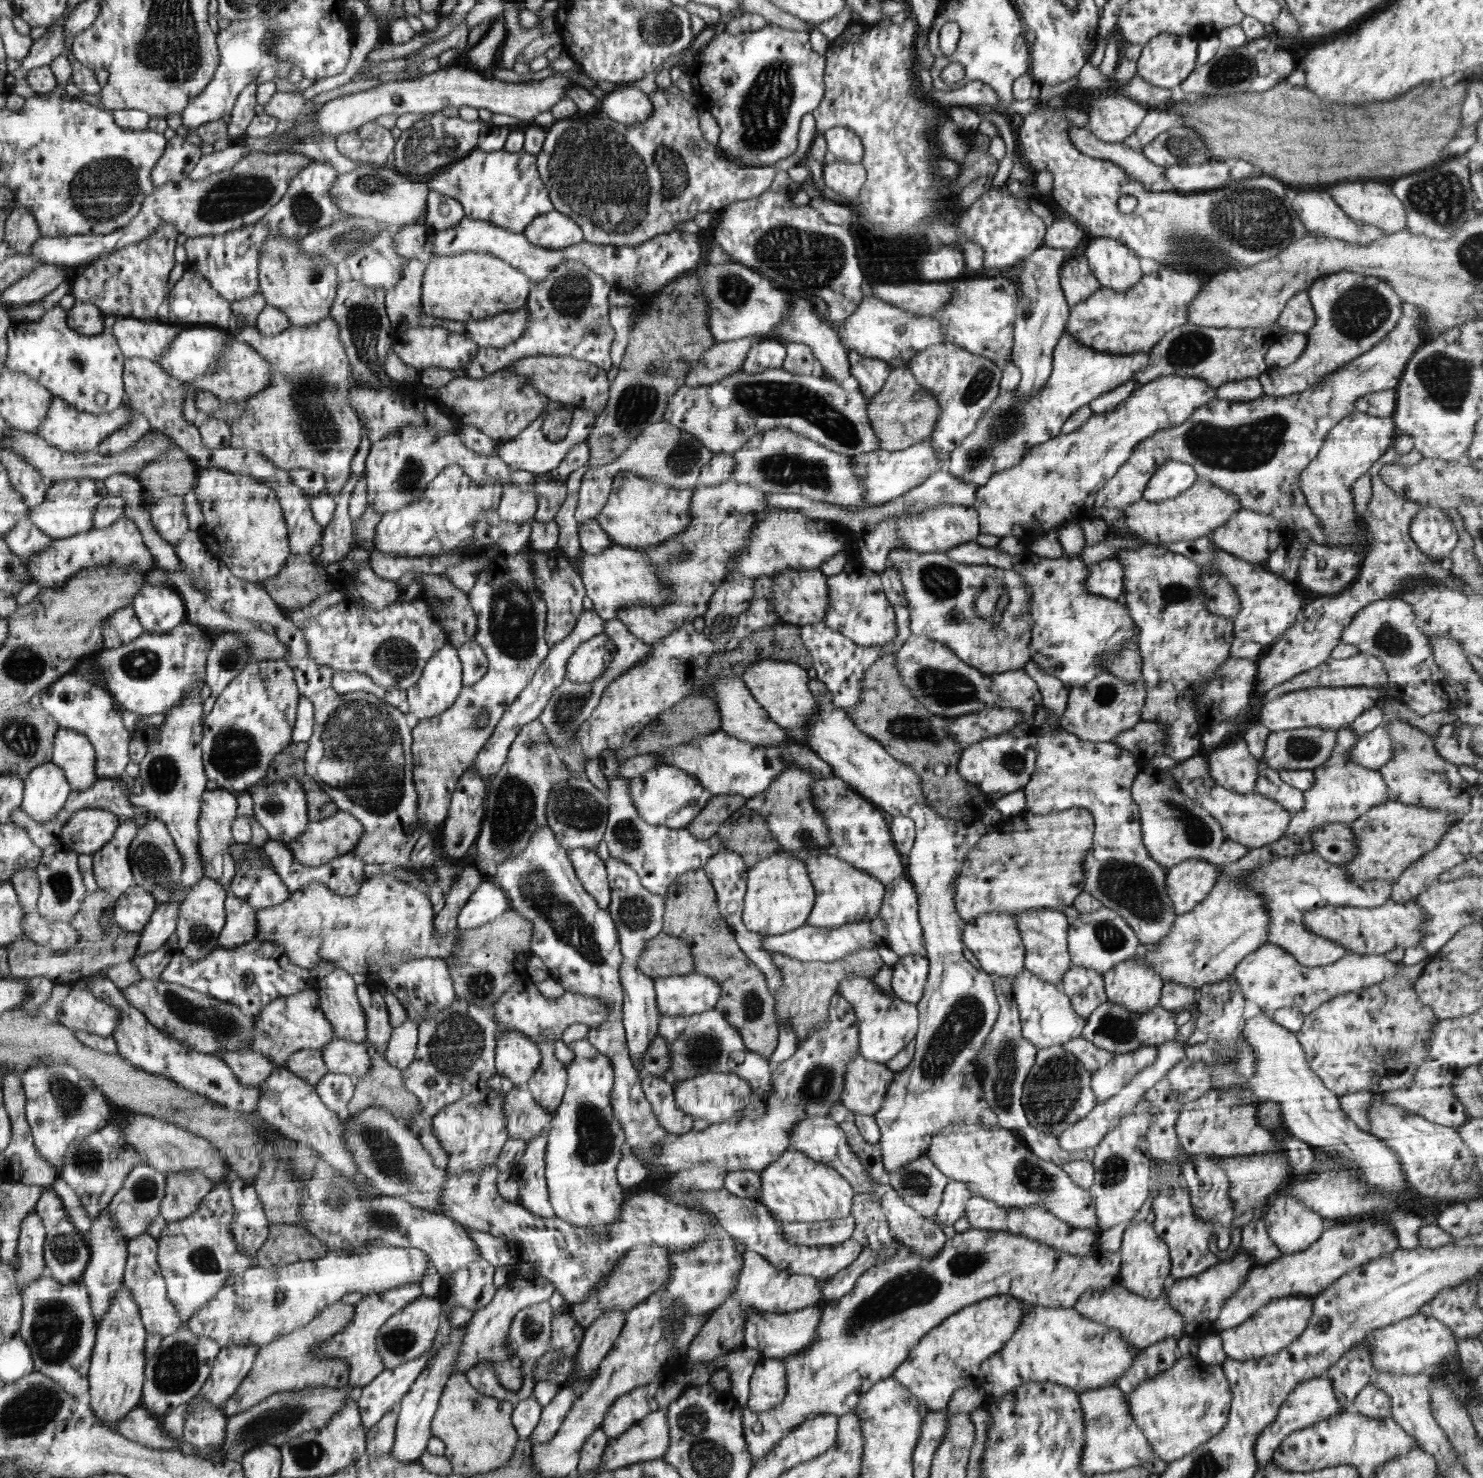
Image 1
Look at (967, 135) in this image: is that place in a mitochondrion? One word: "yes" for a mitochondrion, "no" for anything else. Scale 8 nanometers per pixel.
no

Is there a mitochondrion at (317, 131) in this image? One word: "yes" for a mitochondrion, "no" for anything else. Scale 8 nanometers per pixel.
no

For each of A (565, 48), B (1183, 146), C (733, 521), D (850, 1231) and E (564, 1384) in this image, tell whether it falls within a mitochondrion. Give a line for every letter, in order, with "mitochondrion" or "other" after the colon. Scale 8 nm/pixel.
A: other
B: mitochondrion
C: other
D: other
E: other

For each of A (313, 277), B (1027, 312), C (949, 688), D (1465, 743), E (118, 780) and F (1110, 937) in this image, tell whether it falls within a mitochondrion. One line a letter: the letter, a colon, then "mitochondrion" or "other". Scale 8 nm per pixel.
A: mitochondrion
B: mitochondrion
C: mitochondrion
D: other
E: other
F: mitochondrion

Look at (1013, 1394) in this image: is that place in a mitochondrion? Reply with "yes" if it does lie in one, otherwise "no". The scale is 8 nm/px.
no

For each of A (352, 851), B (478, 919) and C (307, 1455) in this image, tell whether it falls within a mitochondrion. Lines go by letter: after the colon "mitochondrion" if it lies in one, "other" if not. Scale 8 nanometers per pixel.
A: other
B: other
C: mitochondrion

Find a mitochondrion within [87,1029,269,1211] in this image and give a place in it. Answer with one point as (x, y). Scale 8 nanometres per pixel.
(145, 1189)

